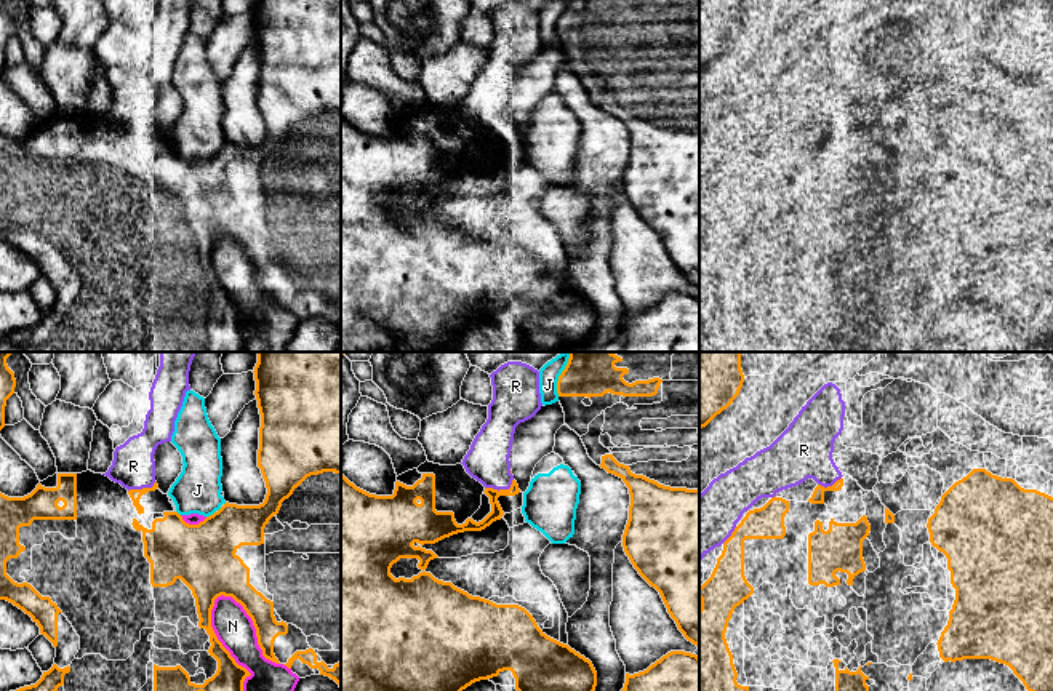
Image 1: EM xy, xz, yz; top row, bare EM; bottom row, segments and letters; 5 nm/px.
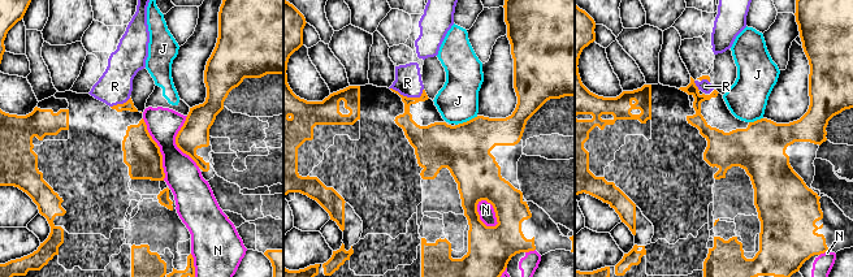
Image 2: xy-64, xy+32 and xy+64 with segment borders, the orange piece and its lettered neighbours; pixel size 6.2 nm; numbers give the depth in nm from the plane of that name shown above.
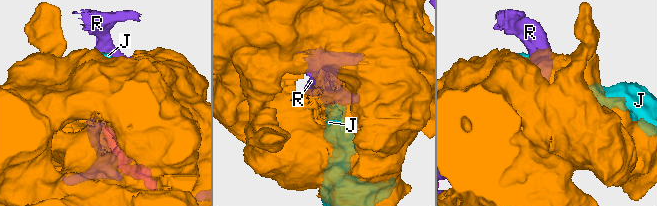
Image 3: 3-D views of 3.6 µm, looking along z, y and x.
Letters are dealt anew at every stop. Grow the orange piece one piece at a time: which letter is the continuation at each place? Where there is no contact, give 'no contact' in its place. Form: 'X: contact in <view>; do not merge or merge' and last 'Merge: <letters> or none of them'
J: contact in xy; do not merge
N: contact in xy; do not merge
R: contact in xz; do not merge
Merge: none of them

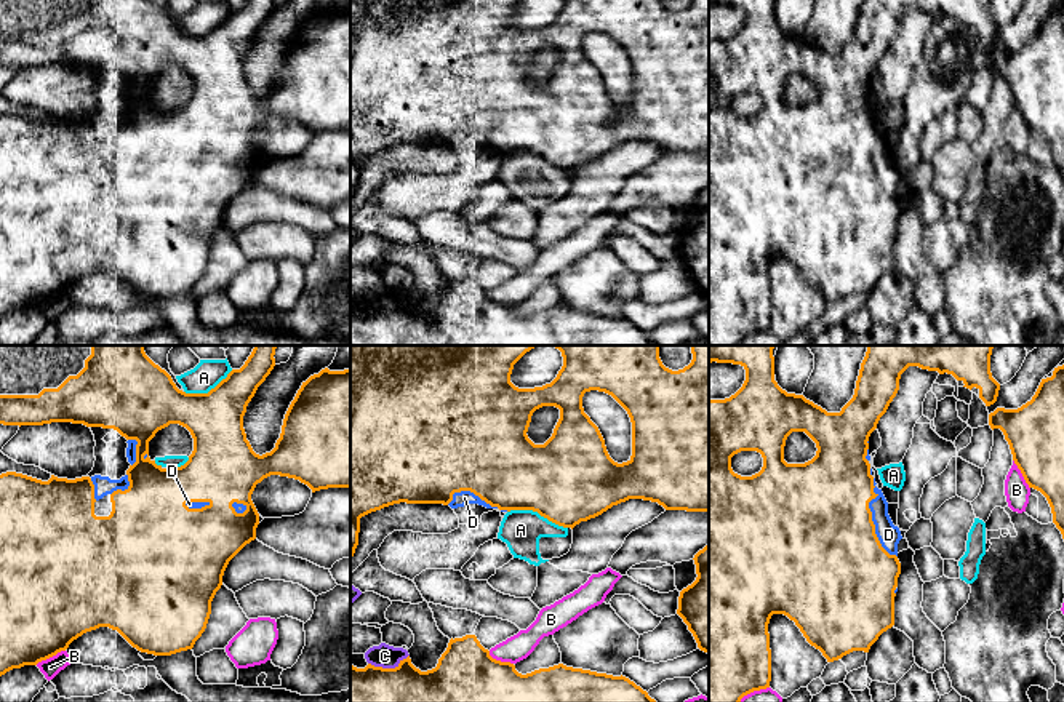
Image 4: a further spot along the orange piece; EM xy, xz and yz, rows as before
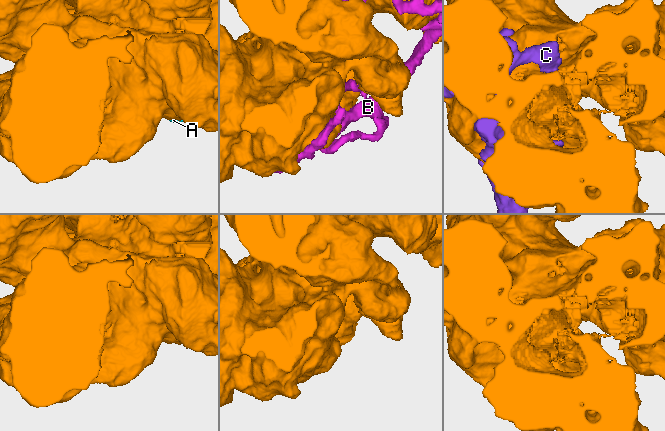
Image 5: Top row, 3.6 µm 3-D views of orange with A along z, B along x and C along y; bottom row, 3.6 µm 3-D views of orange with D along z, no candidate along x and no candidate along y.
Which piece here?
A: contact in xz; do not merge
B: contact in xy; do not merge
C: contact in xz; do not merge
D: contact in yz; merge
Merge: D

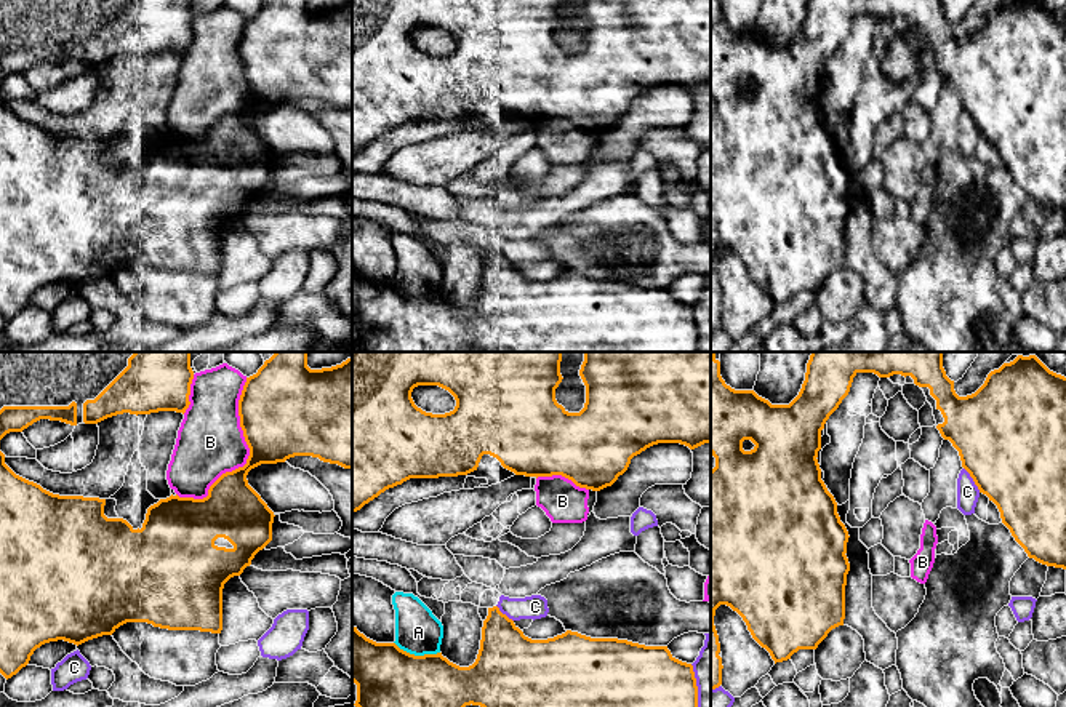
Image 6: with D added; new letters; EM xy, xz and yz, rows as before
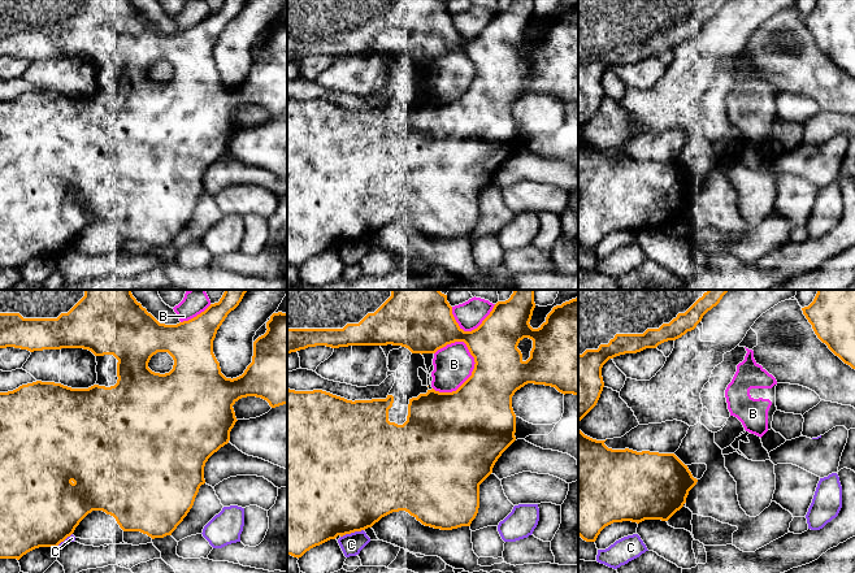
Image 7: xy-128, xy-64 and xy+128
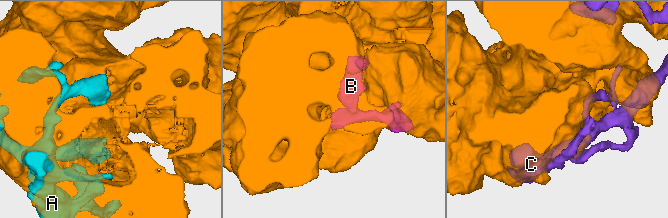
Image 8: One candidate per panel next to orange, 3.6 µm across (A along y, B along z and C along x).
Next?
A: contact in xz; do not merge
B: contact in xy; do not merge
C: contact in yz; do not merge
Merge: none of them

